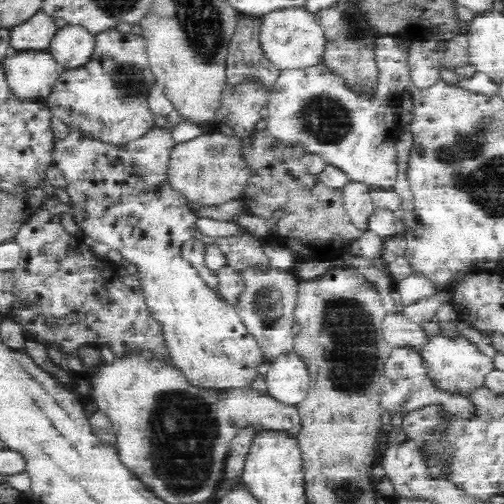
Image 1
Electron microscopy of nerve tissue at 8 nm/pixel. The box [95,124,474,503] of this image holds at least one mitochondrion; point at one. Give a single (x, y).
(182, 442)

